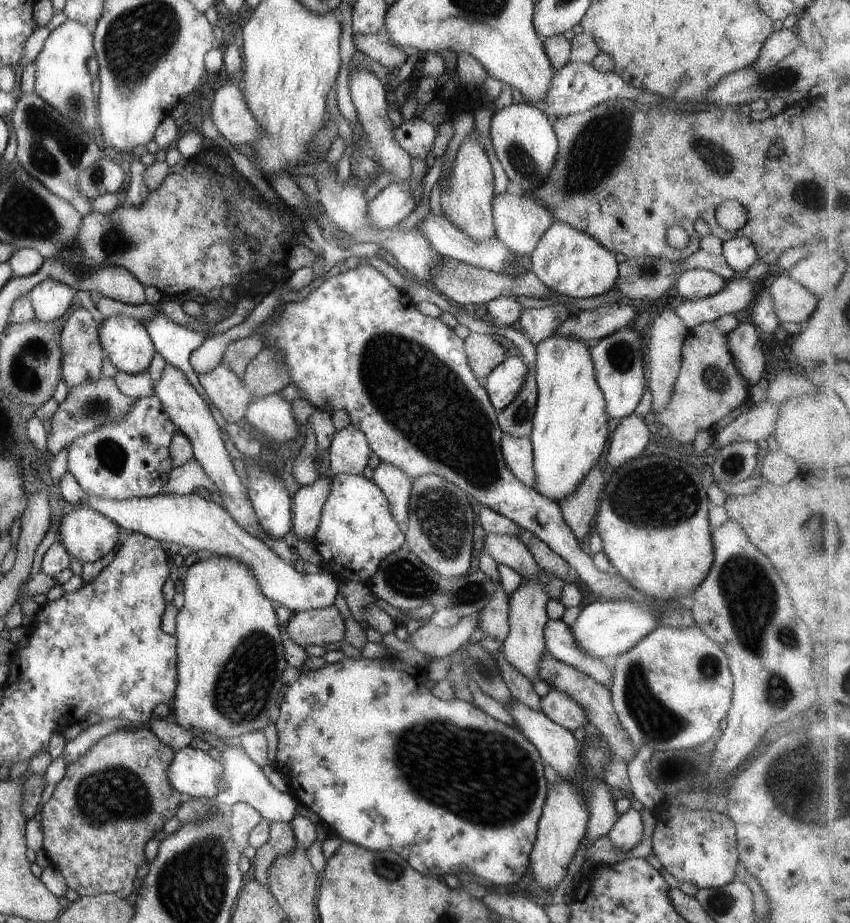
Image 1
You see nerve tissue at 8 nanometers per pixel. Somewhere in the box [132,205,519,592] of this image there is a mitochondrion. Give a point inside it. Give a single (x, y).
(412, 389)

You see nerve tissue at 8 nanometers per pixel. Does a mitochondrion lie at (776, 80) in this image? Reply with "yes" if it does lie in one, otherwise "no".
yes

